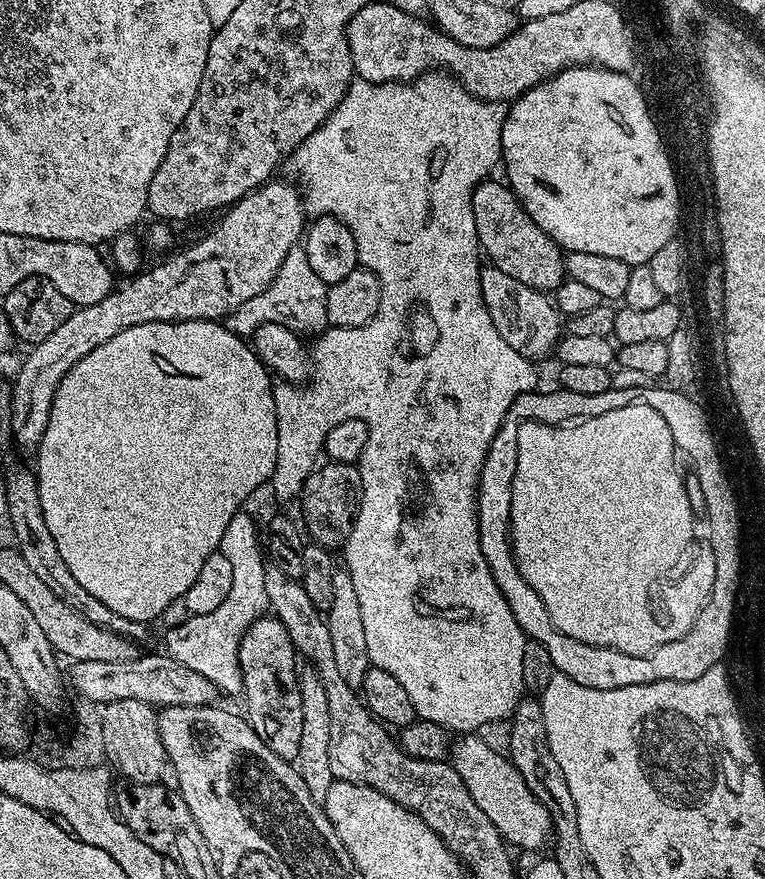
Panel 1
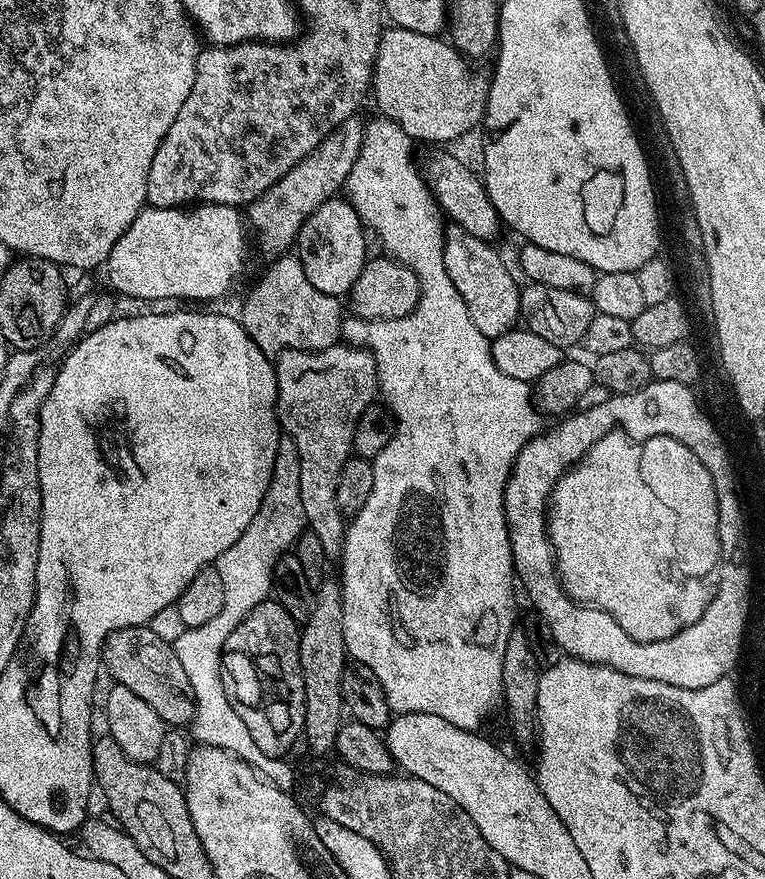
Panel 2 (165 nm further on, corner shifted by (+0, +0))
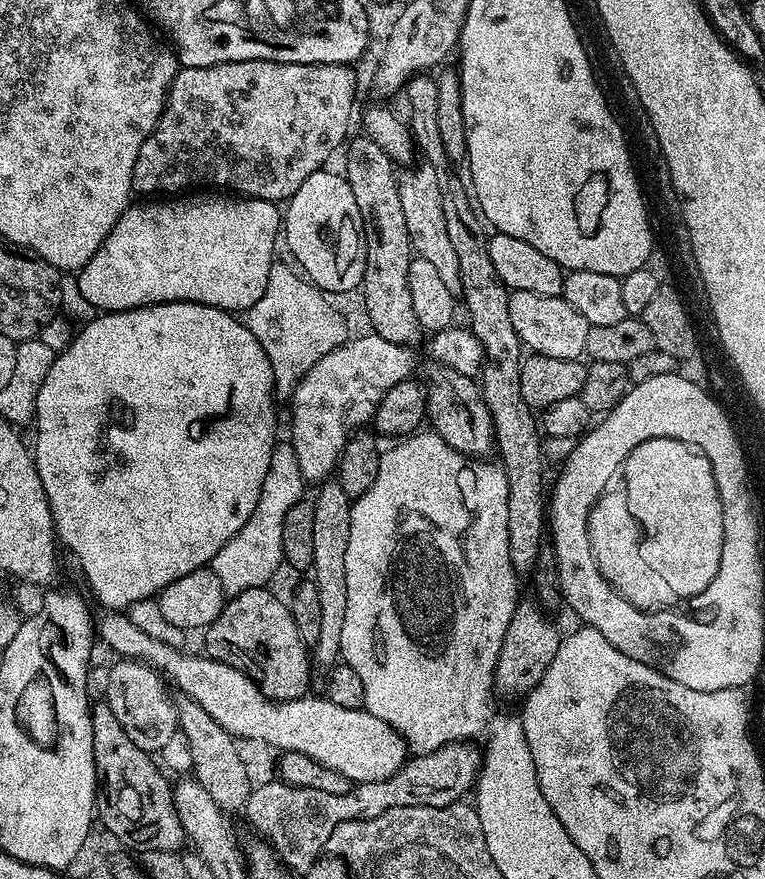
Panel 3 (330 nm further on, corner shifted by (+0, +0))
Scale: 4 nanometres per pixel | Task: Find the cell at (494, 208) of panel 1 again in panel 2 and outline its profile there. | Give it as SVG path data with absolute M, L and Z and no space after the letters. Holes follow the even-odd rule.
M436 150L433 152L436 153L425 164L422 164L422 175L430 185L430 191L435 196L436 203L440 205L441 213L455 227L466 230L466 234L474 234L474 238L485 242L495 241L495 236L499 234L500 228L502 229L502 221L498 210L494 210L494 202L490 202L490 194L486 194L486 186L484 185L483 179L477 173L475 176L458 157L451 156L448 150Z

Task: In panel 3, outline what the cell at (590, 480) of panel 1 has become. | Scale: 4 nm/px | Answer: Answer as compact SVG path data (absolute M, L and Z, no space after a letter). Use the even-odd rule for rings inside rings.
M609 486L604 489L598 502L590 510L588 519L588 533L590 534L590 550L594 554L594 562L606 578L606 582L618 594L622 594L630 603L645 610L668 610L677 603L678 597L669 585L658 578L640 553L642 541L641 527L636 523L627 505L627 495L623 487Z

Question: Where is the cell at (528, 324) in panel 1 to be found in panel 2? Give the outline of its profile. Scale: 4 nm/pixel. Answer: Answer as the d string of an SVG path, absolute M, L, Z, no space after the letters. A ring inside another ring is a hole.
M448 226L444 229L446 274L450 274L450 282L454 282L458 294L462 294L470 322L474 322L480 333L489 338L501 336L517 327L521 290L511 270L504 265L503 258L492 247L491 243L474 238L474 234L466 234L466 230L461 228Z

